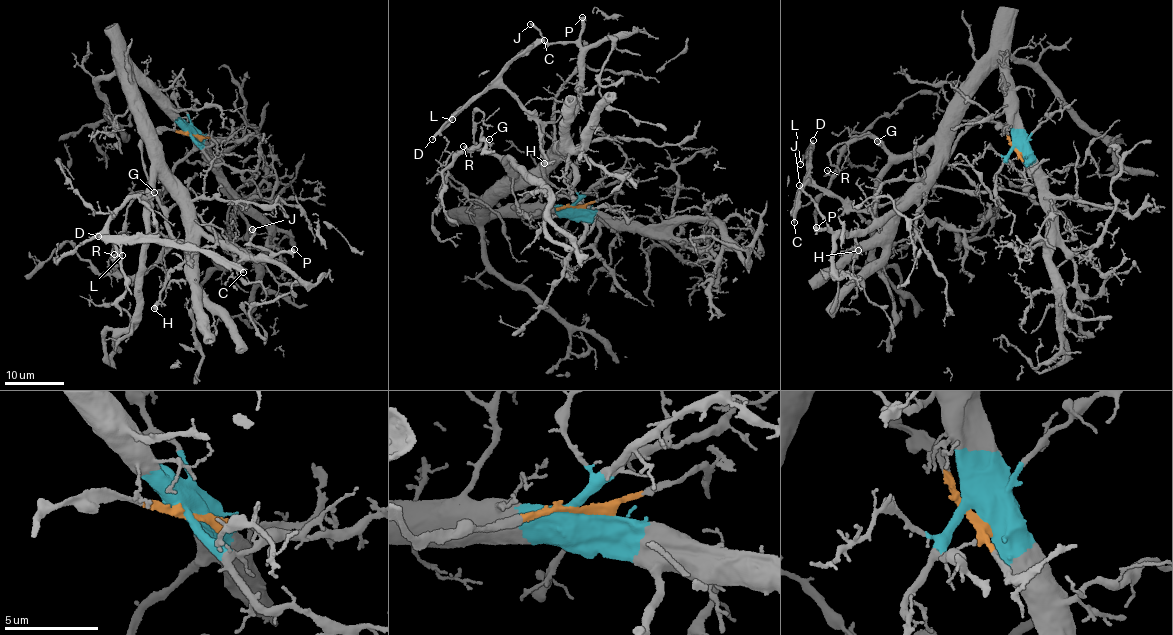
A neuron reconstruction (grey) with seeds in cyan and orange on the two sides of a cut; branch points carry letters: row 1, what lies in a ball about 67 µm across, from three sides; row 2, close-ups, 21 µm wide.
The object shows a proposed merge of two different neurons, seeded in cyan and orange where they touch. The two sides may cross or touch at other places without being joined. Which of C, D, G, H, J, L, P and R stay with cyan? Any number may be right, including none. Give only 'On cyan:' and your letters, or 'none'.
On cyan: G, J, P, R

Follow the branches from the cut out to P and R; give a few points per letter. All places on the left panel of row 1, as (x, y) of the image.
P: (191, 134), (167, 107), (132, 81), (172, 180), (201, 229), (231, 248), (268, 260), (294, 248)
R: (191, 134), (132, 81), (140, 132), (154, 165), (148, 201), (135, 195), (123, 200), (109, 221), (114, 254)

